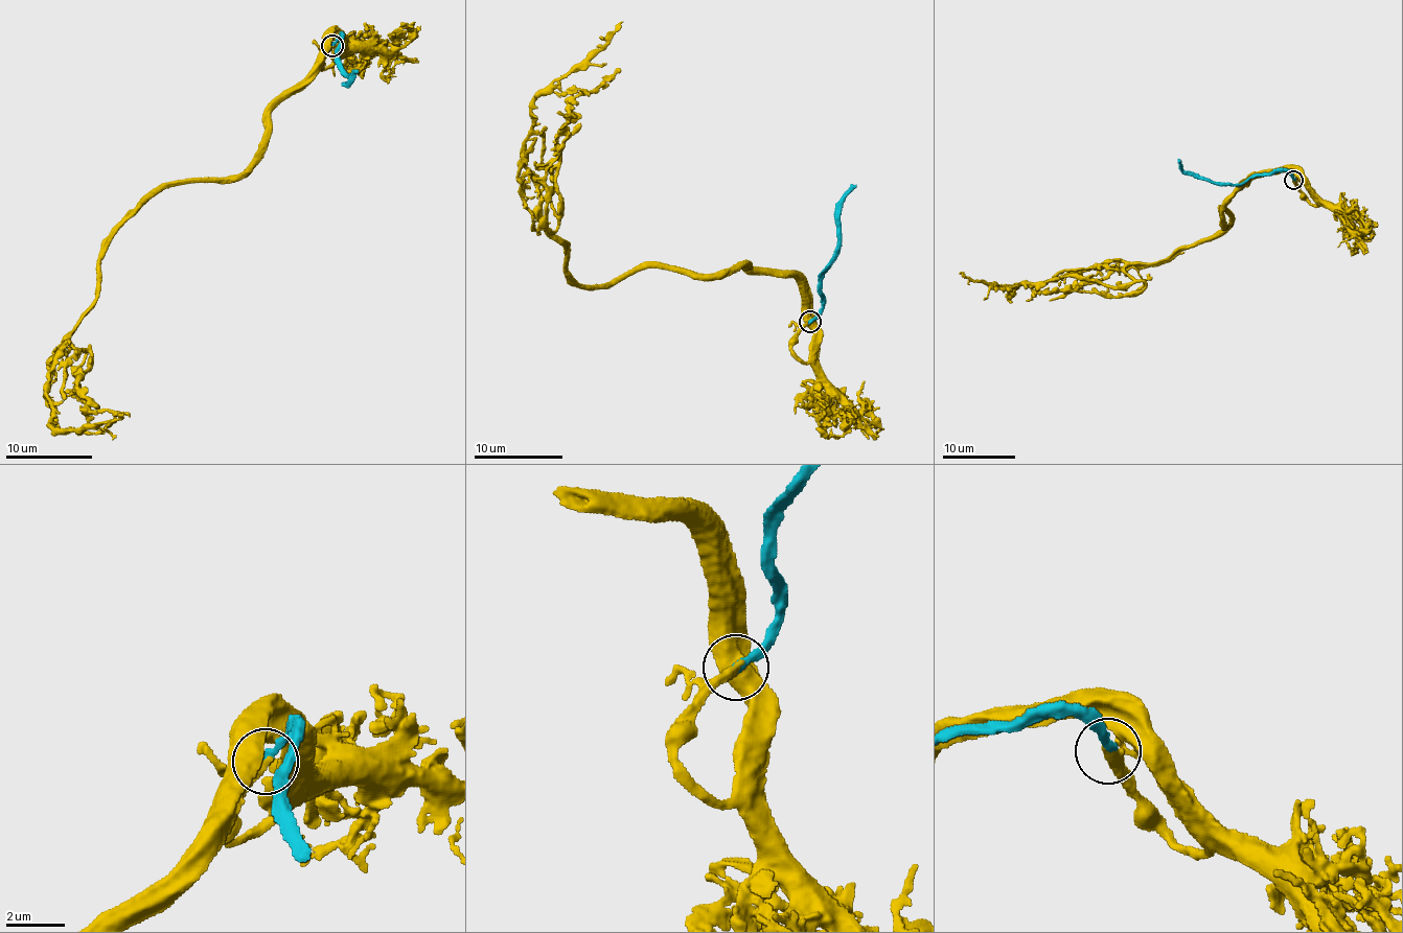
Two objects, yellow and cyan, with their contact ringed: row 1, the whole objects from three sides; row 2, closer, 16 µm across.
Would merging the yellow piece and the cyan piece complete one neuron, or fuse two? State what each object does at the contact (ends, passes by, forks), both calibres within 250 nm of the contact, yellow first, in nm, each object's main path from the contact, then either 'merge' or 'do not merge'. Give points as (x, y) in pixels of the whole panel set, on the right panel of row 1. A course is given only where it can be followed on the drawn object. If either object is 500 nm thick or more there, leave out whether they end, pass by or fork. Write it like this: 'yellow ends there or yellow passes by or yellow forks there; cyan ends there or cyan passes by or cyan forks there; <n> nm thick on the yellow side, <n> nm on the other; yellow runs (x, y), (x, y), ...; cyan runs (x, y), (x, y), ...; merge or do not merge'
yellow passes by; cyan ends there; 260 nm thick on the yellow side, 280 nm on the other; yellow runs (1293, 180), (1314, 206), (1263, 171), (1223, 225), (1222, 207), (1232, 226), (1149, 263), (1011, 290), (960, 273); cyan runs (1293, 179), (1284, 170), (1252, 173), (1243, 183), (1197, 179), (1181, 168), (1177, 158); merge

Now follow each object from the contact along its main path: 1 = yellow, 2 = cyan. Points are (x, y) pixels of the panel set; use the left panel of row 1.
1: (331, 46), (260, 155), (170, 183), (106, 245), (49, 427), (123, 415)
2: (331, 44), (342, 36), (337, 56), (346, 78), (350, 77), (346, 87), (352, 69)

